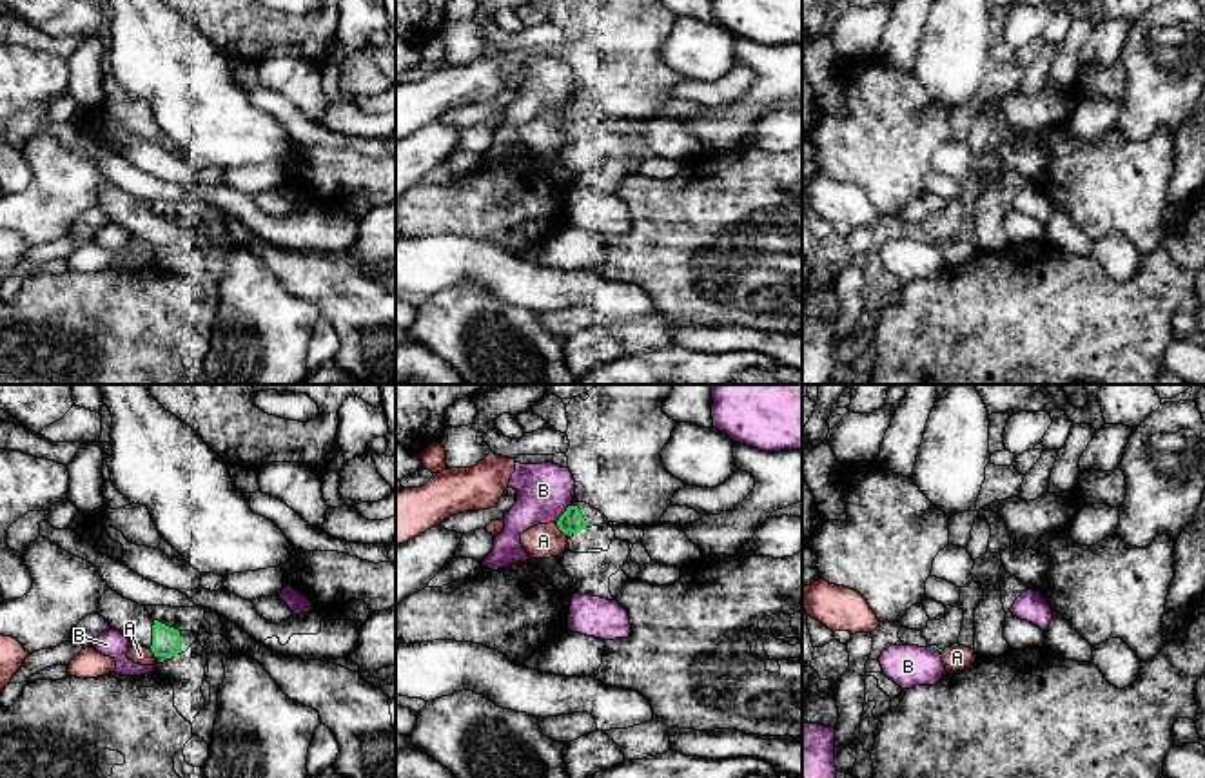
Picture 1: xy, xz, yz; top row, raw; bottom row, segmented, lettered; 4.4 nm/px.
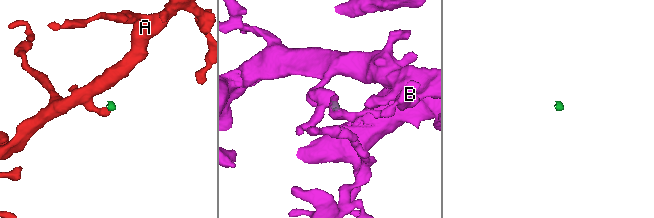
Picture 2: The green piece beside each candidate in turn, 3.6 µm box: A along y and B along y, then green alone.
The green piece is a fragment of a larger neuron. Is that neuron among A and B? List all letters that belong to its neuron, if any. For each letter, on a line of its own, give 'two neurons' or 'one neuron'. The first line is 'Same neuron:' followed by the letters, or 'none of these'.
Same neuron: none of these
A: two neurons
B: two neurons

